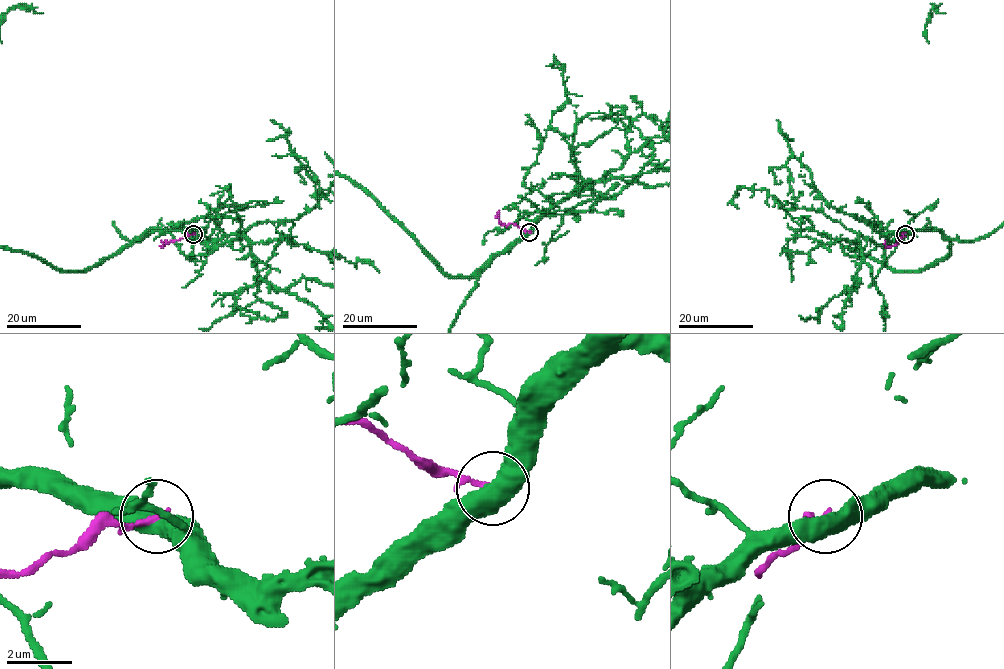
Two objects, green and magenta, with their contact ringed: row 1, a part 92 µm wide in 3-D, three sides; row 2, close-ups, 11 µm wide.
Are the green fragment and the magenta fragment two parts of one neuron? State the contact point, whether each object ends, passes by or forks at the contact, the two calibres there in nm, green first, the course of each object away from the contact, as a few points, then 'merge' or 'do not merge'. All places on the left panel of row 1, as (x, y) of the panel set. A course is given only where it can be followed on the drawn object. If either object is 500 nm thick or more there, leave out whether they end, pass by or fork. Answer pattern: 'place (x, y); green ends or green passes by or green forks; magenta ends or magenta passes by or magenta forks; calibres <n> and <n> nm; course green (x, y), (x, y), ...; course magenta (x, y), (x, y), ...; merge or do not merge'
place (193, 234); calibres 600 and 130 nm; course magenta (193, 234), (163, 245), (161, 240); do not merge

